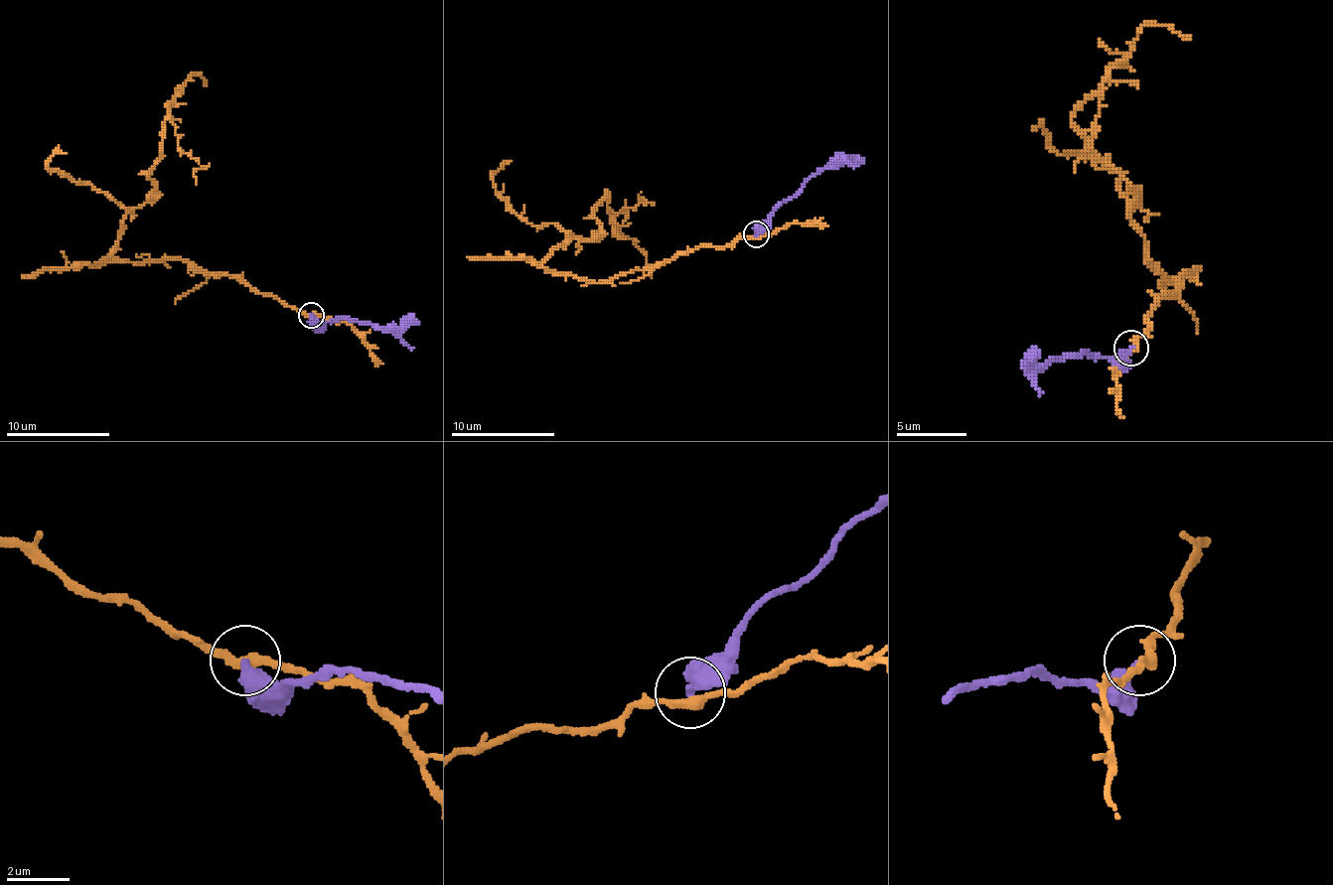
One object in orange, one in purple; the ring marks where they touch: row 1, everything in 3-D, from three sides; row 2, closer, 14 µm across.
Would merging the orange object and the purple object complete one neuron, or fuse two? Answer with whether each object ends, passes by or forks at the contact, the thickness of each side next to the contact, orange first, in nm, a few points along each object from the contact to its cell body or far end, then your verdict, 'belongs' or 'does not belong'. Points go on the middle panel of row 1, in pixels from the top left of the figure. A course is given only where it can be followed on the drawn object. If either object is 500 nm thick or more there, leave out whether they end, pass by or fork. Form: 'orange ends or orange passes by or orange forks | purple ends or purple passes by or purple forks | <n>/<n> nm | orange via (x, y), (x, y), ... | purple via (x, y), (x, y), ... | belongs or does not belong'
orange passes by | purple ends | 320/380 nm | orange via (755, 235), (589, 283), (542, 264), (570, 233), (591, 238), (604, 189), (612, 222), (646, 256), (651, 277) | purple via (755, 233), (802, 187), (825, 169), (864, 158) | does not belong

